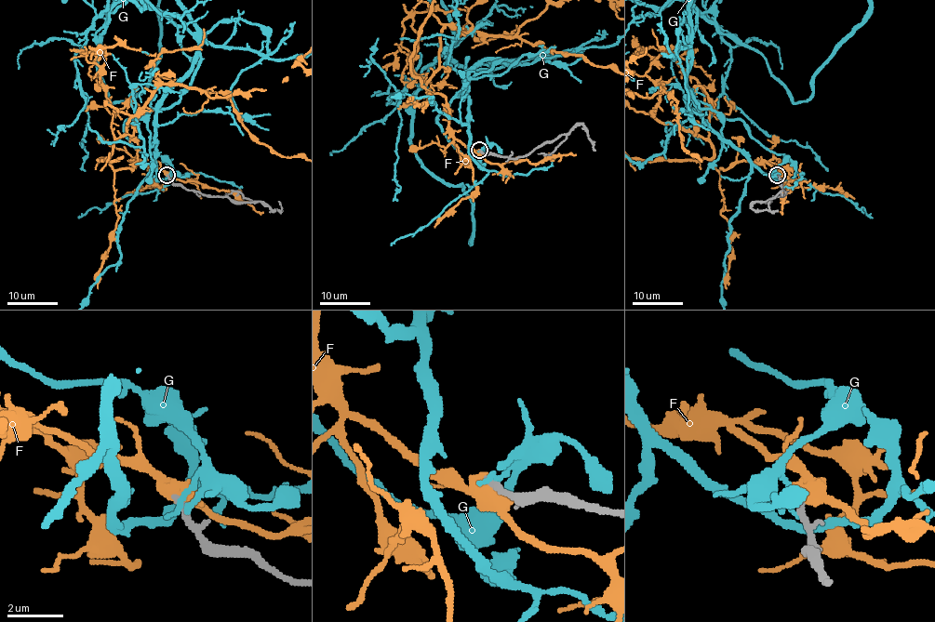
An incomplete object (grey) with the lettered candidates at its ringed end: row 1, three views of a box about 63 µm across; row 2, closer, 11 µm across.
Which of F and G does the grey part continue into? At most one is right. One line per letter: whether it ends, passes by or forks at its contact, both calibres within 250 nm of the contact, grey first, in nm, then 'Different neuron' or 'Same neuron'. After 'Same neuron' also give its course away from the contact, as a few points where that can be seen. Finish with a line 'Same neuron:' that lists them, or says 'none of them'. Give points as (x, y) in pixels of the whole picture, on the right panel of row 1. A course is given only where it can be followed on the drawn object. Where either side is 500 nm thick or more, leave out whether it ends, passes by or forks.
F: Thickness 240 nm (grey) against 550 nm. Different neuron
G: It ends there. Thickness 240 nm (grey) against 280 nm. Different neuron
Same neuron: none of them

